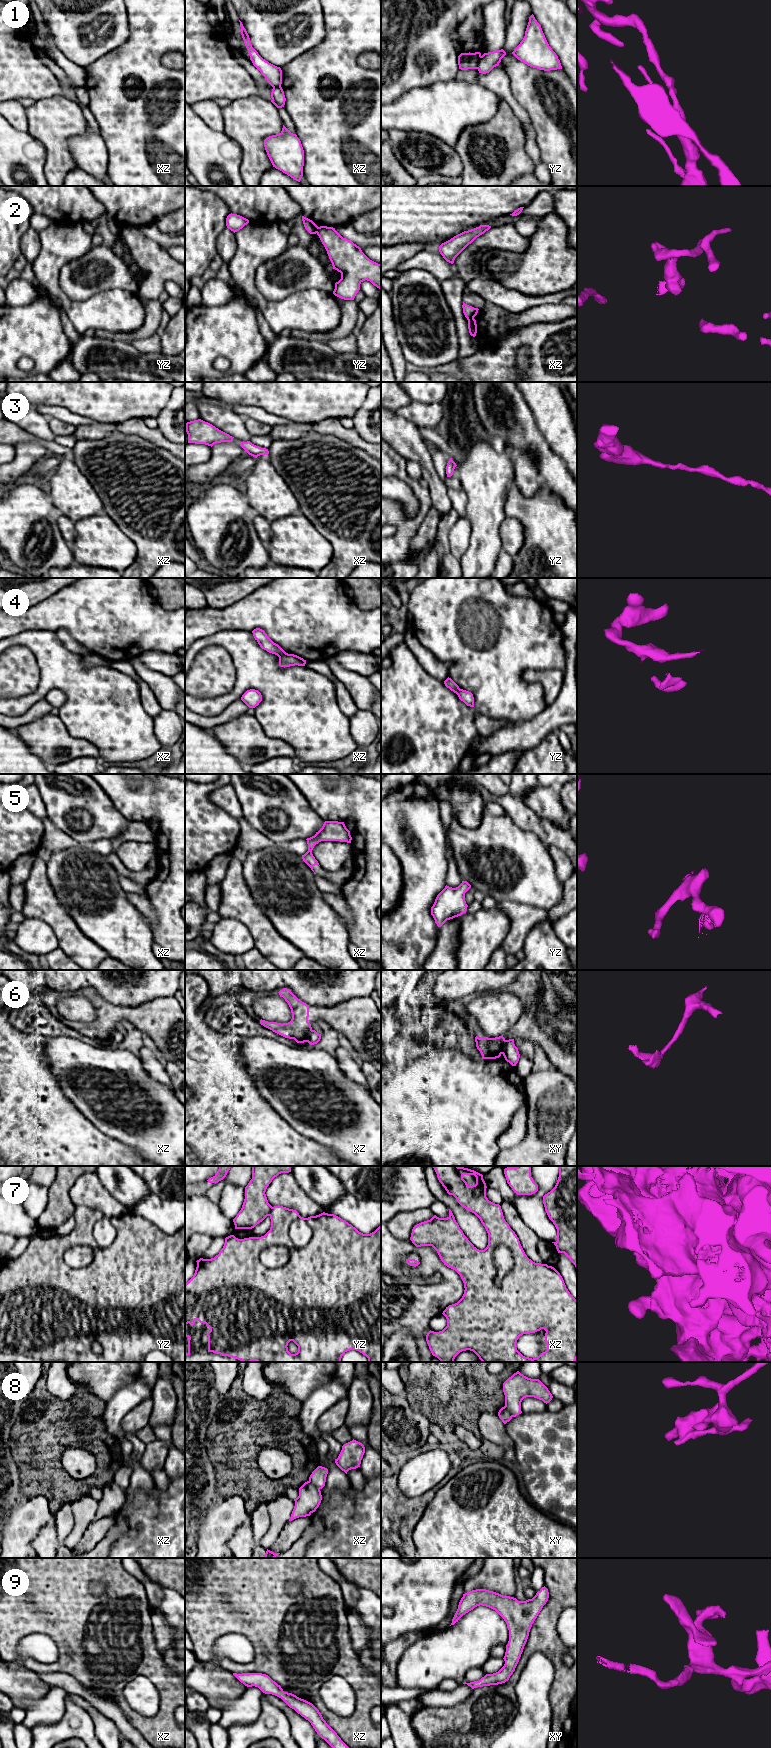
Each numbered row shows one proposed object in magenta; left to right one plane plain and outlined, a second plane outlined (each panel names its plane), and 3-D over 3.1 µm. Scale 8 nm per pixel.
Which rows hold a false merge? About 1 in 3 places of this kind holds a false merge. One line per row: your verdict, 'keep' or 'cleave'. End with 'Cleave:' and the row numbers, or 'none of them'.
1: cleave
2: cleave
3: keep
4: cleave
5: keep
6: cleave
7: cleave
8: cleave
9: keep
Cleave: 1, 2, 4, 6, 7, 8

